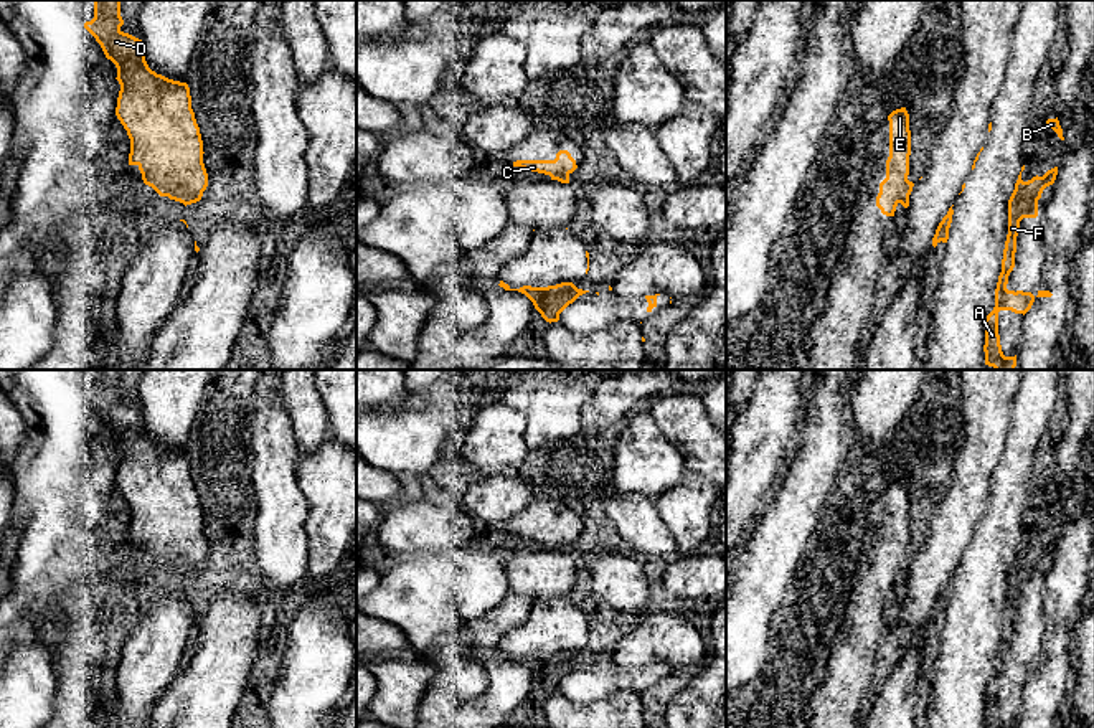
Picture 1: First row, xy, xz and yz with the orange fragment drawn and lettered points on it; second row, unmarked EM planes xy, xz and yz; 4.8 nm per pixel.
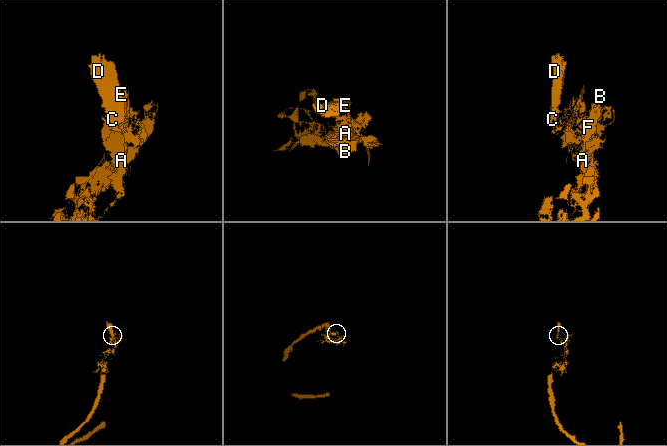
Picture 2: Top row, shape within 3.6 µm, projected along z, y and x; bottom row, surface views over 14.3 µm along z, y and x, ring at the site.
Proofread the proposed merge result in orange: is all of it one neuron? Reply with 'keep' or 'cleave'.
cleave

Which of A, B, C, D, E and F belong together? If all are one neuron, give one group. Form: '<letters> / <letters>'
A B F / C D E

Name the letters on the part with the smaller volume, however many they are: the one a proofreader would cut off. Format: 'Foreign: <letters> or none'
Foreign: A, B, F

